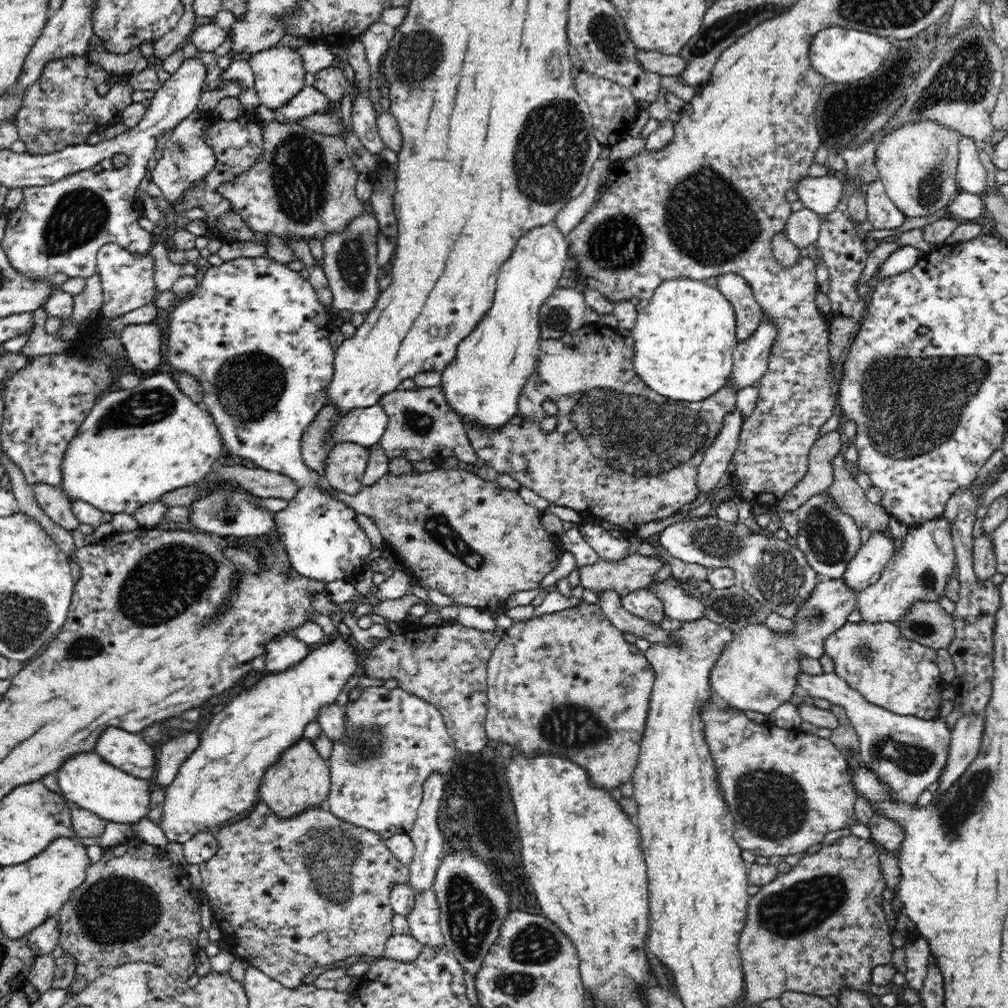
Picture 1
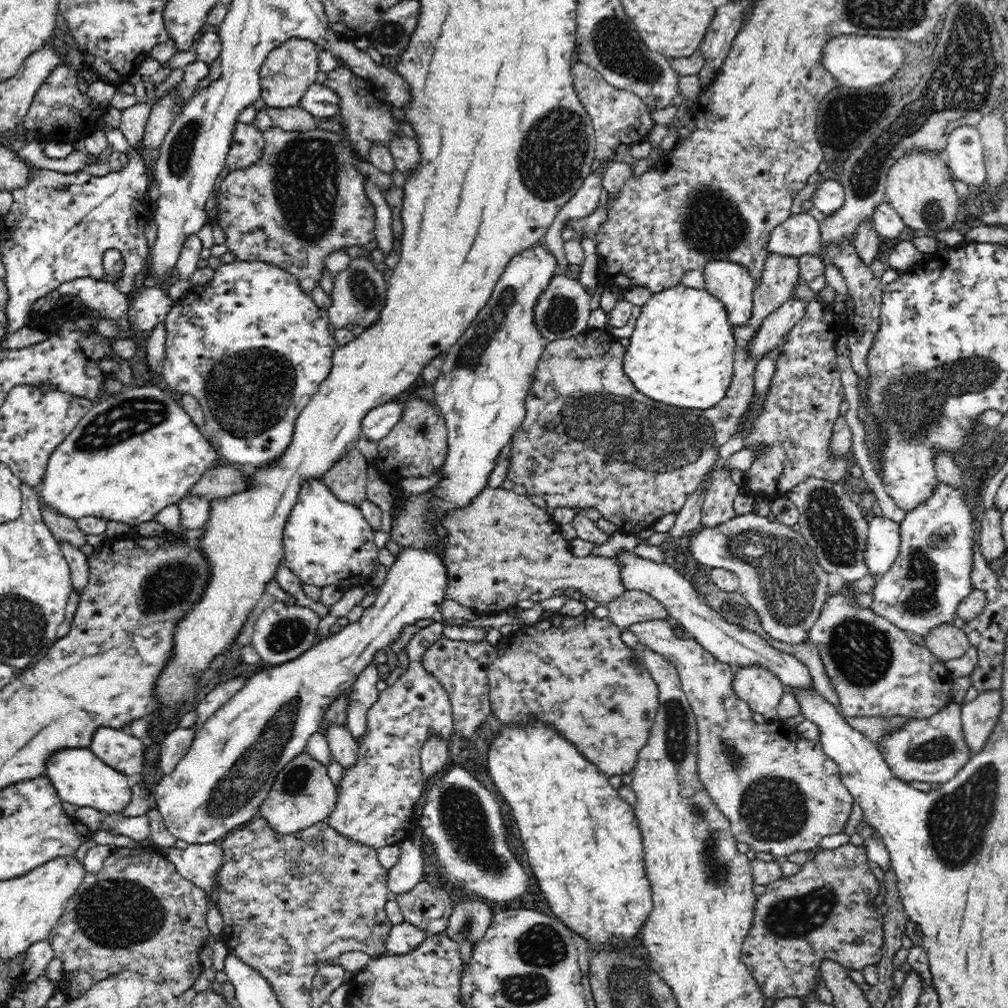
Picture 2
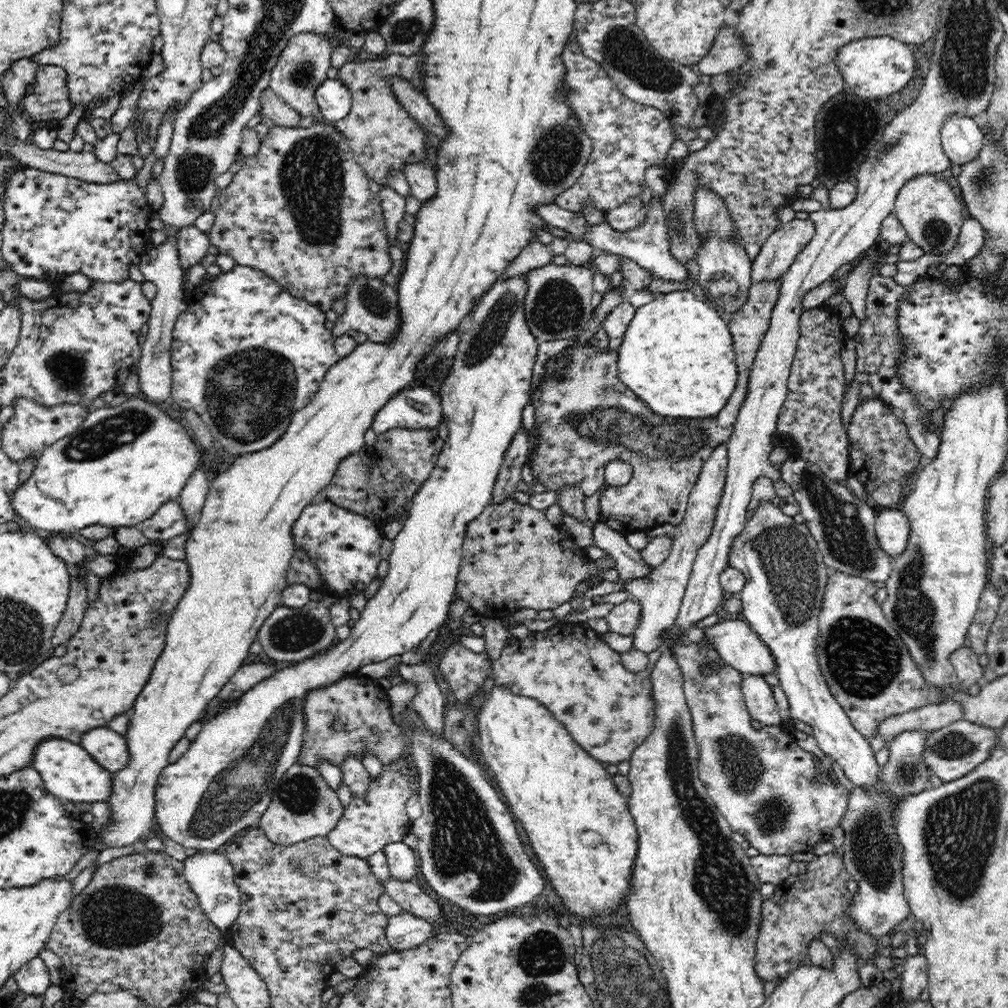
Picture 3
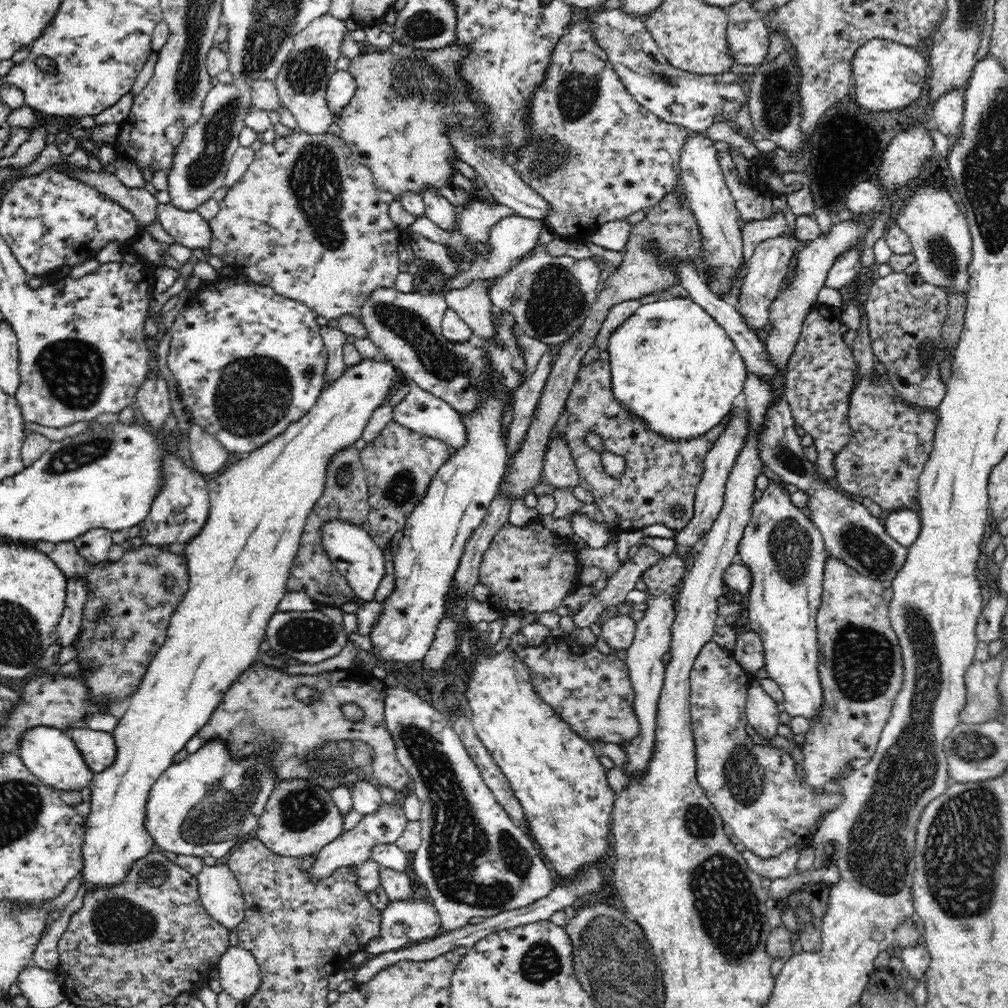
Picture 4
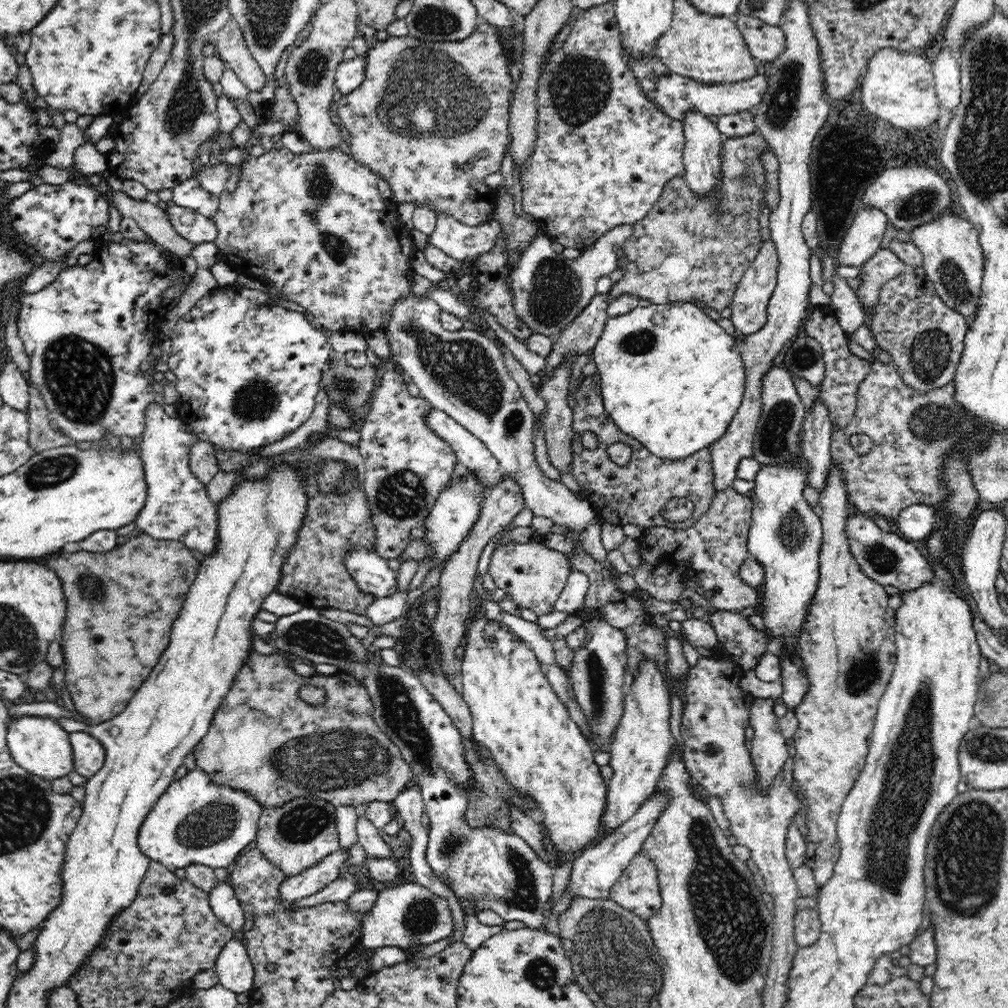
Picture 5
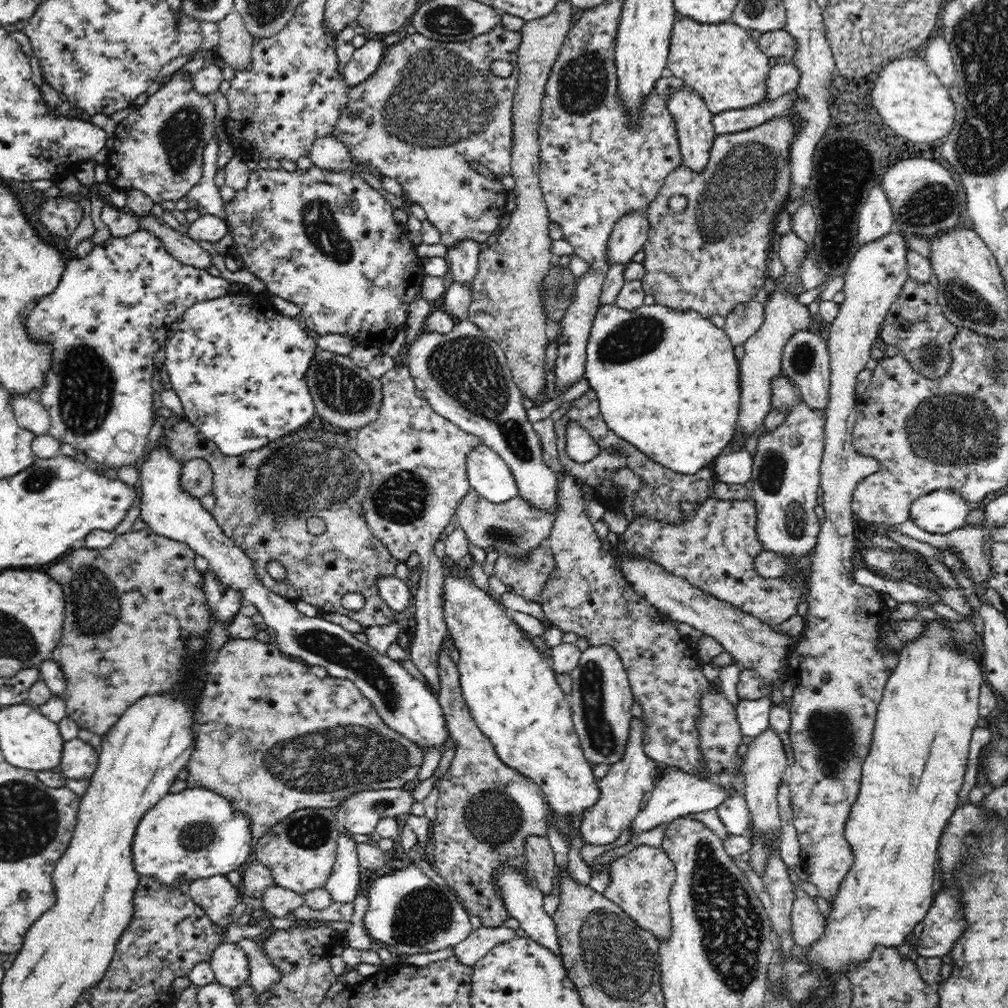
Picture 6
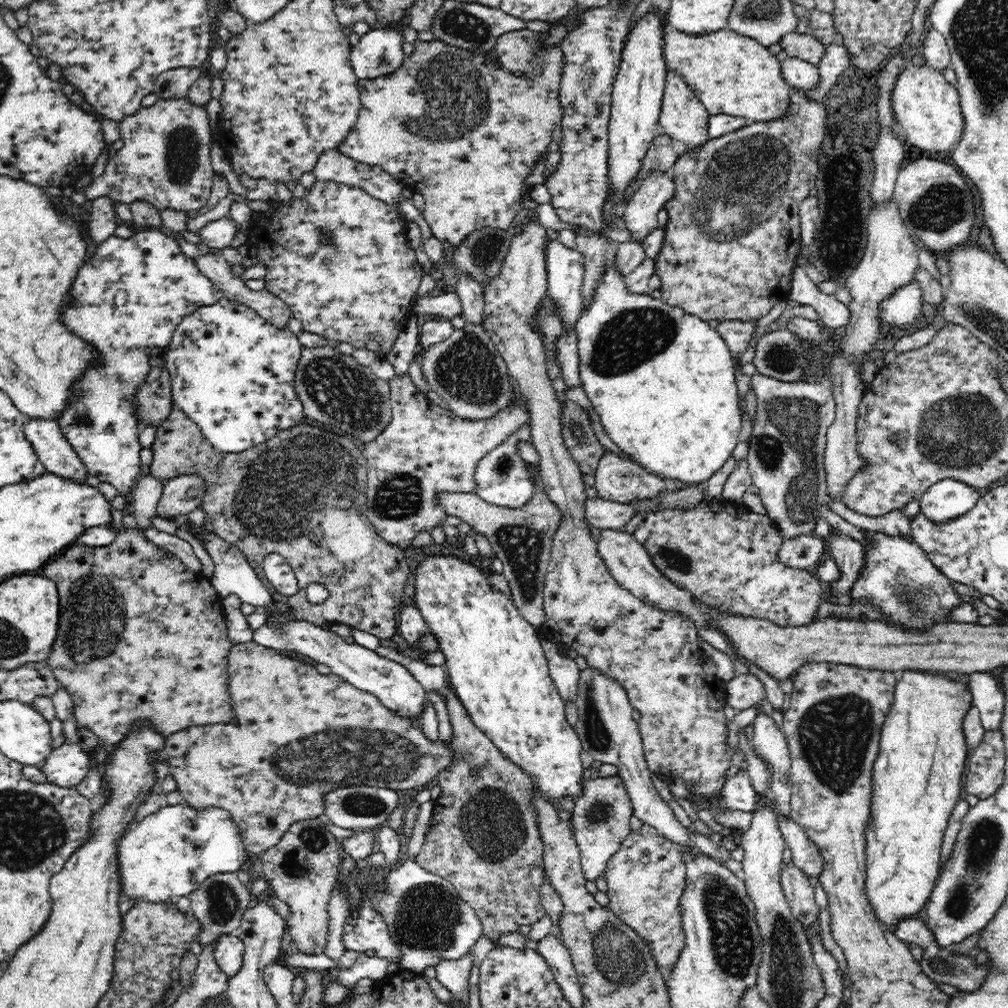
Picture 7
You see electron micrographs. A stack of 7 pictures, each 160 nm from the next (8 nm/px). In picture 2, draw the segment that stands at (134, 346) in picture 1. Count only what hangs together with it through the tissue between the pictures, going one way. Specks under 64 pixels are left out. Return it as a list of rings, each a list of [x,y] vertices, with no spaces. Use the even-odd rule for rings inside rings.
[[[84,277],[62,282],[56,291],[60,297],[80,297],[81,302],[92,312],[97,312],[106,320],[116,321],[122,328],[129,328],[127,294],[120,292],[112,282]]]

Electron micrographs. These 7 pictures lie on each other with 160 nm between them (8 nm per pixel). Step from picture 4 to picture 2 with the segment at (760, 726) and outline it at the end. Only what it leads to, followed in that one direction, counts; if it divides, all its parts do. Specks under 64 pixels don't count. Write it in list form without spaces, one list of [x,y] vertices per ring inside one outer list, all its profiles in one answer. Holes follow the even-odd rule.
[[[742,667],[736,669],[733,689],[738,698],[745,700],[753,712],[762,714],[767,722],[778,720],[778,704],[784,688],[772,672],[760,667]]]

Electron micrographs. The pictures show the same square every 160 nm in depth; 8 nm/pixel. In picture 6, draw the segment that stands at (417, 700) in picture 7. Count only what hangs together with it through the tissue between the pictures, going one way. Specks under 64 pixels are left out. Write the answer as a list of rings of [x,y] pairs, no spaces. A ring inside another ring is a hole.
[[[160,443],[154,448],[154,452],[147,459],[144,459],[139,472],[139,483],[137,484],[139,489],[137,501],[139,514],[137,515],[144,520],[147,527],[160,536],[187,544],[200,556],[204,556],[209,562],[209,570],[216,575],[217,582],[223,588],[240,593],[244,603],[252,604],[256,608],[257,618],[264,621],[266,626],[275,632],[276,637],[272,642],[284,654],[302,658],[303,662],[307,662],[309,666],[324,666],[330,677],[351,680],[362,691],[362,694],[365,694],[372,701],[374,708],[388,727],[399,732],[402,736],[408,738],[408,740],[413,740],[422,750],[426,751],[428,746],[441,747],[450,738],[450,735],[448,735],[444,713],[438,702],[437,695],[430,693],[424,684],[418,681],[398,661],[380,654],[368,643],[364,643],[364,641],[360,641],[352,636],[351,632],[346,631],[338,624],[324,619],[323,615],[310,618],[302,614],[302,612],[296,609],[293,601],[264,587],[264,584],[255,574],[253,560],[248,558],[248,555],[242,548],[237,547],[234,541],[224,534],[211,511],[206,511],[202,507],[200,499],[180,491],[180,470],[182,470],[182,466],[183,464],[178,463],[166,448],[161,448]]]

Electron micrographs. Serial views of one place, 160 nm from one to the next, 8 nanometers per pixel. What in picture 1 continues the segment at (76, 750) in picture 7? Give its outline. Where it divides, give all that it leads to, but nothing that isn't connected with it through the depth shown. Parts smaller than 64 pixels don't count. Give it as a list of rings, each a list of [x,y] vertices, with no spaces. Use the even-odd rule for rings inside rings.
[[[106,728],[97,738],[94,751],[108,764],[139,779],[150,781],[155,776],[156,752],[141,734]]]

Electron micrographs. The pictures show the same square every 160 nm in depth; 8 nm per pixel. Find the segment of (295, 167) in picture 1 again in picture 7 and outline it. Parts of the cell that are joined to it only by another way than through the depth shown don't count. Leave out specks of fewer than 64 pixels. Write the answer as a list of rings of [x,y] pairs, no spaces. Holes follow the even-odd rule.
[[[316,181],[314,186],[307,191],[303,200],[294,198],[290,205],[282,205],[280,202],[277,202],[277,205],[280,206],[280,212],[272,216],[256,213],[252,232],[247,237],[247,241],[258,248],[257,258],[259,262],[263,262],[268,267],[268,274],[265,276],[265,288],[286,303],[293,313],[293,318],[302,323],[304,331],[320,335],[330,343],[340,344],[346,342],[354,346],[355,349],[365,349],[374,352],[378,357],[386,357],[390,354],[390,350],[394,348],[394,344],[396,344],[396,340],[402,332],[404,322],[414,314],[414,298],[417,296],[417,290],[423,277],[422,268],[415,260],[415,252],[412,251],[406,241],[407,221],[400,214],[397,207],[370,196],[358,187],[348,187],[332,181]]]

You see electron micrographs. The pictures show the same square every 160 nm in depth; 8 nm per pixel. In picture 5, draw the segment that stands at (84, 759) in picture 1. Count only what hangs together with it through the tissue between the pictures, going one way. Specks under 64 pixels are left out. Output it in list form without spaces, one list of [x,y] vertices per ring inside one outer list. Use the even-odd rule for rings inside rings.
[[[50,717],[9,718],[6,724],[6,746],[18,766],[47,781],[62,778],[70,774],[74,768],[69,733],[59,725],[57,720]]]

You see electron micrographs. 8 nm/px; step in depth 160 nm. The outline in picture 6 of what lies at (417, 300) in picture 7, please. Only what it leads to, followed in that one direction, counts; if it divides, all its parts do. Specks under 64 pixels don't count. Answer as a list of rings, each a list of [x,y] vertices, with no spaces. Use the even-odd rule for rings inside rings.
[[[453,282],[448,285],[440,302],[444,306],[444,312],[456,320],[455,326],[449,334],[444,334],[444,336],[422,332],[418,340],[408,348],[406,363],[415,386],[424,391],[423,397],[440,416],[447,418],[463,431],[476,434],[476,437],[480,437],[490,451],[496,452],[506,461],[516,479],[520,497],[536,508],[554,513],[558,477],[554,470],[542,461],[544,451],[541,438],[532,429],[532,423],[526,417],[526,408],[522,403],[524,397],[514,383],[505,353],[493,338],[488,337],[470,319],[470,287]]]

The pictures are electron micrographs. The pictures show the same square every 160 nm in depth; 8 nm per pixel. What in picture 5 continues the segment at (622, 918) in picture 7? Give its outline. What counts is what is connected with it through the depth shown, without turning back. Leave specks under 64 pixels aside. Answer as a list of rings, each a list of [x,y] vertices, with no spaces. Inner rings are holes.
[[[640,851],[612,886],[609,898],[648,922],[661,909],[658,865]]]

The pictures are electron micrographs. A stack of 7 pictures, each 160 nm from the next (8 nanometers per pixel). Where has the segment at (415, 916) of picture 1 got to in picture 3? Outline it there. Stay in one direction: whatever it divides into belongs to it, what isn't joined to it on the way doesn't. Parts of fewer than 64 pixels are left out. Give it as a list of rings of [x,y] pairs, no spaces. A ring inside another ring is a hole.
[[[390,875],[384,882],[385,893],[395,900],[406,912],[414,916],[421,916],[430,923],[441,918],[442,907],[424,893],[415,879],[396,880]]]

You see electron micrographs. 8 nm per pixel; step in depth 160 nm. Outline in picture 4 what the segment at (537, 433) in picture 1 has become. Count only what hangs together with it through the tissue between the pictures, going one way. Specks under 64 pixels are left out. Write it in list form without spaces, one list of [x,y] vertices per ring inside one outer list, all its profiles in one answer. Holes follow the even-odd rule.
[[[599,359],[581,368],[578,379],[575,381],[565,402],[565,409],[569,412],[565,434],[577,466],[579,485],[591,492],[593,503],[604,515],[605,523],[612,531],[638,530],[638,528],[643,529],[645,526],[652,526],[652,524],[664,524],[668,528],[679,531],[689,525],[694,516],[695,494],[703,475],[705,456],[708,455],[710,448],[713,448],[718,436],[721,436],[720,432],[726,426],[728,417],[718,424],[717,427],[706,432],[702,438],[694,438],[694,440],[688,440],[688,442],[669,442],[661,438],[659,434],[646,428],[646,425],[638,417],[630,416],[630,412],[626,411],[614,399],[609,362],[608,360]],[[586,432],[597,432],[604,439],[605,451],[624,457],[626,468],[624,468],[624,472],[618,478],[609,476],[601,461],[601,454],[590,450],[586,446]],[[678,504],[682,504],[686,509],[686,514],[684,514],[682,519],[672,517],[672,512],[670,511],[672,506],[678,506]]]

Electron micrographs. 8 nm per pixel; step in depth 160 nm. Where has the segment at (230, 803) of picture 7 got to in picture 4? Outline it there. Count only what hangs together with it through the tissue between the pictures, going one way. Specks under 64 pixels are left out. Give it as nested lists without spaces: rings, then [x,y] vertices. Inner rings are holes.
[[[259,660],[252,663],[236,682],[232,683],[222,702],[197,734],[203,740],[202,745],[214,739],[222,739],[222,743],[226,743],[228,753],[238,761],[268,755],[270,760],[266,760],[266,765],[274,775],[276,786],[282,784],[282,781],[306,780],[314,786],[332,792],[338,786],[346,786],[352,790],[356,782],[366,781],[378,790],[381,787],[388,787],[399,792],[407,786],[411,777],[398,762],[396,745],[384,724],[384,688],[382,680],[371,678],[358,668],[336,669],[320,674],[290,674],[284,669],[266,665]],[[302,684],[315,688],[321,699],[311,705],[296,699],[294,690]],[[346,702],[354,702],[361,706],[364,718],[357,723],[344,718],[340,704]]]

